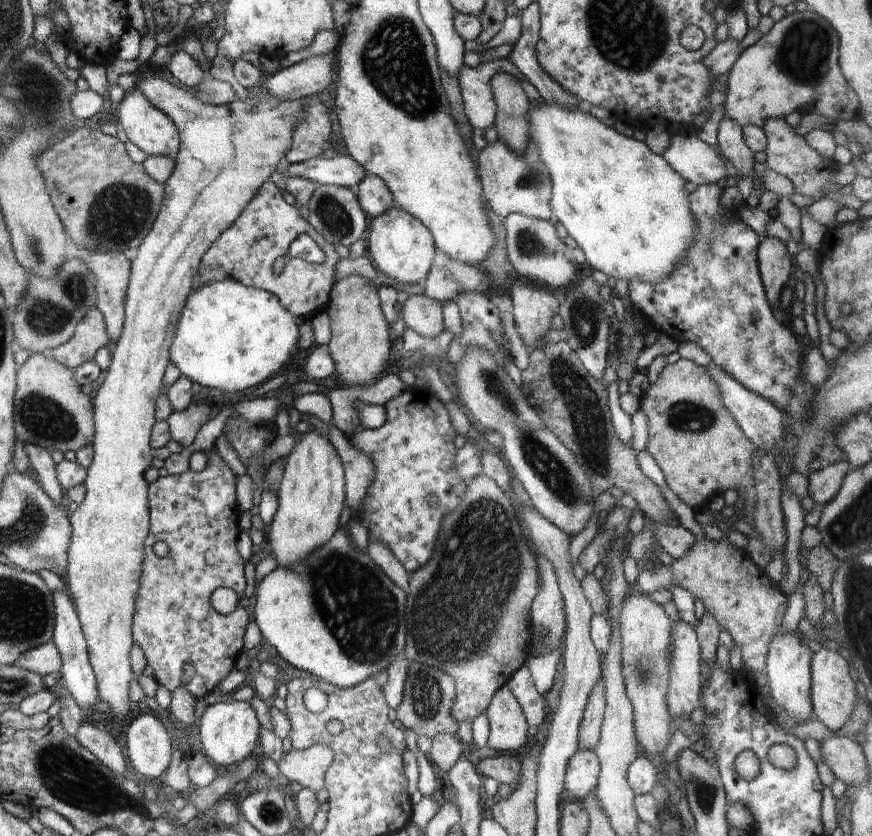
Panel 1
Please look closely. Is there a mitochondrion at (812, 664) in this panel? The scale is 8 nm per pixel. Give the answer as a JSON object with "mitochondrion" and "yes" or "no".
{"mitochondrion":"no"}

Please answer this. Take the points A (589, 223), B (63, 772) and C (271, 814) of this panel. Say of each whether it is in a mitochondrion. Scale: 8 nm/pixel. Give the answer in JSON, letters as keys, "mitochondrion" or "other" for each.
{"A":"other","B":"mitochondrion","C":"mitochondrion"}

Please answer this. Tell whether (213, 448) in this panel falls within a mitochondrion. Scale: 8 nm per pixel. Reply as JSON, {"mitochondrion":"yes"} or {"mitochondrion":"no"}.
{"mitochondrion":"no"}

